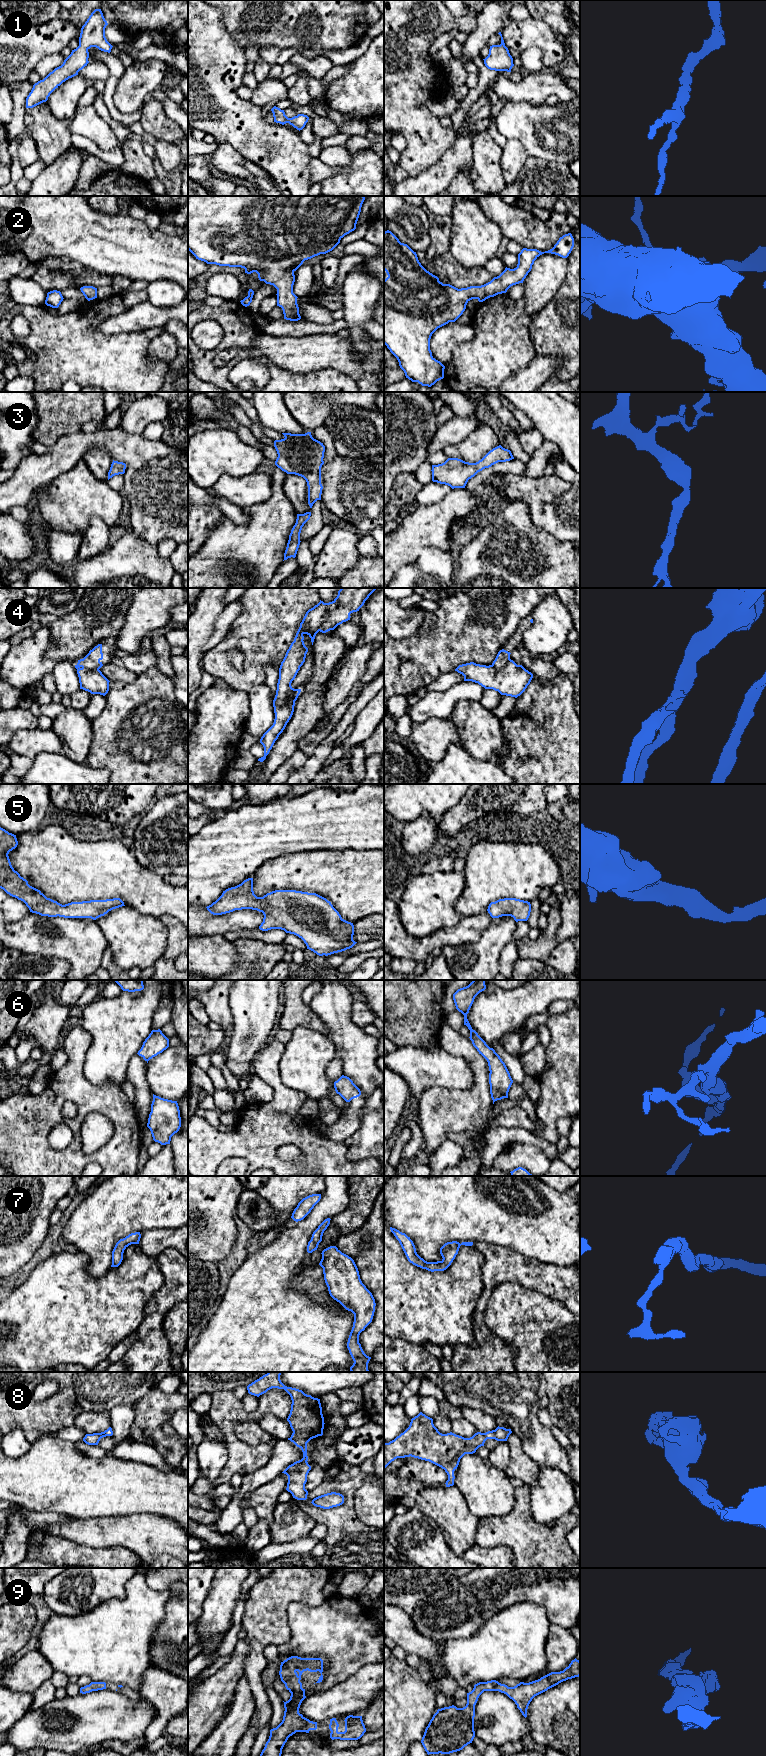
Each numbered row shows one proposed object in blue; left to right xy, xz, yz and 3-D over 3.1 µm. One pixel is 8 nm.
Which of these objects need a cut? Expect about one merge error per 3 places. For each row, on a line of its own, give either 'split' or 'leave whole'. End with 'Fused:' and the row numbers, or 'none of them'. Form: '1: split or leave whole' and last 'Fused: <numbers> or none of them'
1: leave whole
2: leave whole
3: leave whole
4: split
5: leave whole
6: leave whole
7: leave whole
8: leave whole
9: leave whole
Fused: 4

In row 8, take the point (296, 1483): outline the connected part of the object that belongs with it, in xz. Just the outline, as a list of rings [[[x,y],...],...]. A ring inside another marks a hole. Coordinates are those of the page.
[[[268,1372],[247,1386],[248,1393],[259,1397],[272,1388],[284,1389],[291,1397],[292,1404],[287,1421],[293,1431],[288,1440],[303,1452],[303,1458],[289,1465],[282,1473],[288,1476],[286,1490],[297,1500],[306,1500],[308,1464],[307,1443],[323,1435],[324,1417],[320,1399],[305,1394],[302,1390],[287,1387],[280,1380],[281,1372]]]

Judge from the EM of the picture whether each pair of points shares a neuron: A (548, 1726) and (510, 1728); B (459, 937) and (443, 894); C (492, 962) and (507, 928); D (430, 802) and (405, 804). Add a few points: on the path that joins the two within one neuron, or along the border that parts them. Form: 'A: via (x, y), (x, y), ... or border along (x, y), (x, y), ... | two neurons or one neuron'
A: border along (525, 1718), (529, 1731) | two neurons
B: border along (461, 916), (455, 924), (438, 928), (432, 933) | two neurons
C: via (492, 954), (492, 943), (499, 936) | one neuron
D: via (424, 801), (411, 801) | one neuron

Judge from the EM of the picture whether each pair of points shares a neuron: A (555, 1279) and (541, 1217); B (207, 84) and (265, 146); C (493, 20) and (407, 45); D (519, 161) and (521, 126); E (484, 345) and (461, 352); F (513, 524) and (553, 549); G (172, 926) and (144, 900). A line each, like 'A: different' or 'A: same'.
A: different
B: same
C: different
D: different
E: same
F: same
G: different

